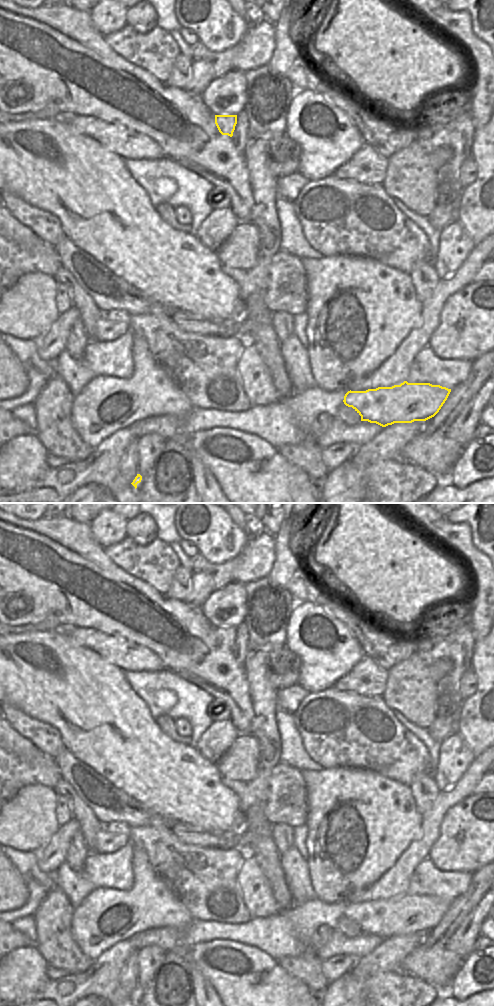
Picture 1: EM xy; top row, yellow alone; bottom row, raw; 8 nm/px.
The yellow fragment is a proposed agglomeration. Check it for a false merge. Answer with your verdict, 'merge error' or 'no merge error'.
merge error

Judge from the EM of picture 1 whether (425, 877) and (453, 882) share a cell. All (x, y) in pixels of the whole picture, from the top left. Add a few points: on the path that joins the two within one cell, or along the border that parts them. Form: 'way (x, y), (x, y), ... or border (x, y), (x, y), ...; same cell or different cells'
way (432, 881), (446, 882); same cell

